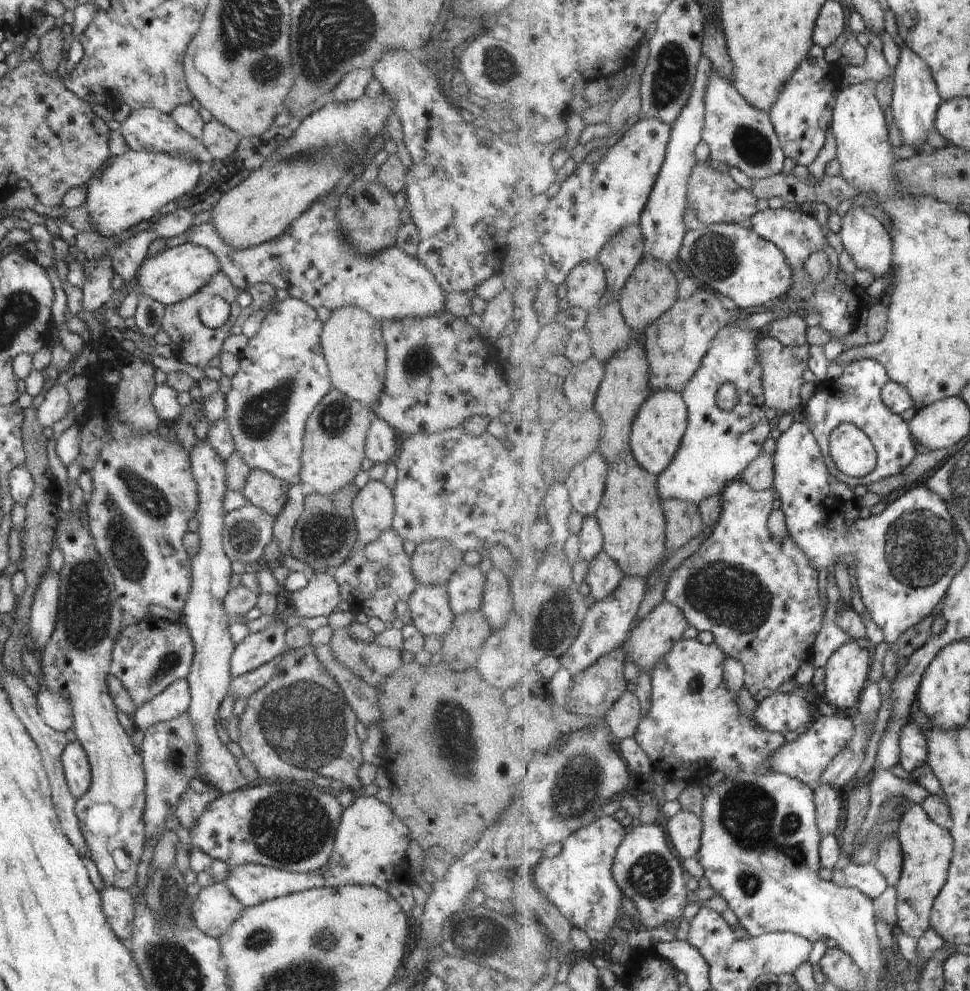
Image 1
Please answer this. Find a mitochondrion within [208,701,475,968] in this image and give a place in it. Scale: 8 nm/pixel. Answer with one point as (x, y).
(286, 826)

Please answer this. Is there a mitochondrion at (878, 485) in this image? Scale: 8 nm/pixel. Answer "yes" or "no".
no

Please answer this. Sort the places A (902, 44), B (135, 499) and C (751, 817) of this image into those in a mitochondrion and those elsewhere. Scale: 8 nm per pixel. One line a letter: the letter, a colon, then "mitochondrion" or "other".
A: other
B: mitochondrion
C: mitochondrion

